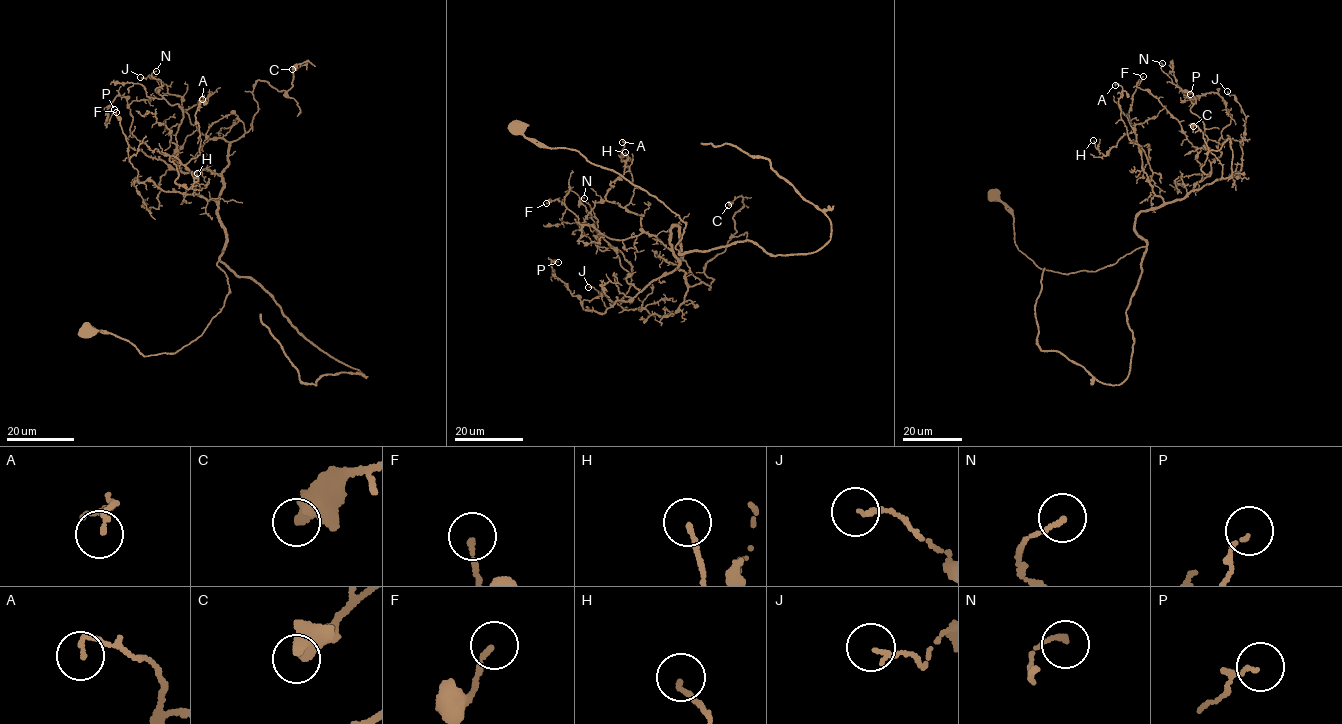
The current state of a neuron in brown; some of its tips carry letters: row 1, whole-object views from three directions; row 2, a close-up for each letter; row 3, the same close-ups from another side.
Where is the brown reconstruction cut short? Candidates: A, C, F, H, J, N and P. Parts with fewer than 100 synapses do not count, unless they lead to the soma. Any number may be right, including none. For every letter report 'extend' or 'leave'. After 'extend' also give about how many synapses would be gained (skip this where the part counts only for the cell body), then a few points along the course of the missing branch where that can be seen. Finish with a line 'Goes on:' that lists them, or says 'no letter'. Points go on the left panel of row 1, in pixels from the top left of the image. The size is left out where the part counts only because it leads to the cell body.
A: leave
C: leave
F: leave
H: leave
J: leave
N: leave
P: leave
Goes on: no letter

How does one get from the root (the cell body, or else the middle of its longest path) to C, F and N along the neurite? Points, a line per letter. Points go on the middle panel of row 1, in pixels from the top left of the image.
C: (515, 129), (679, 216), (670, 245), (689, 286), (713, 280), (703, 268), (743, 198), (728, 205)
F: (515, 129), (645, 189), (685, 223), (680, 251), (677, 224), (669, 248), (616, 240), (546, 203)
N: (515, 129), (612, 169), (679, 216), (677, 267), (641, 291), (629, 284), (630, 263), (598, 247), (584, 198)

